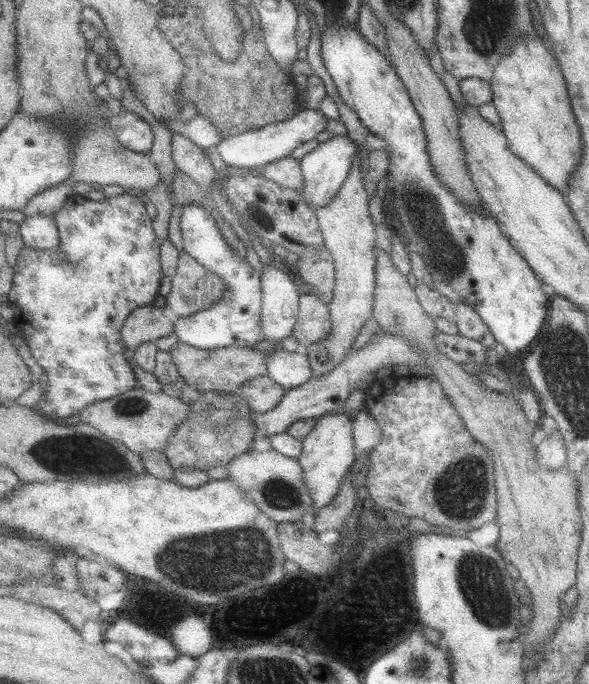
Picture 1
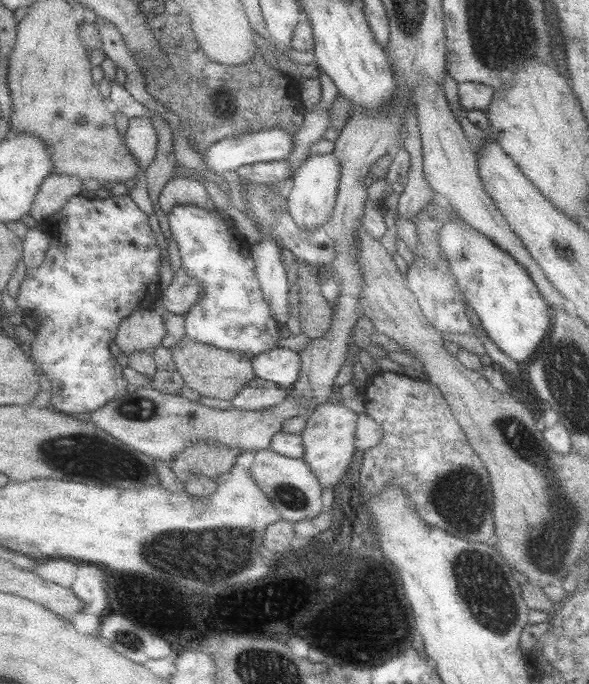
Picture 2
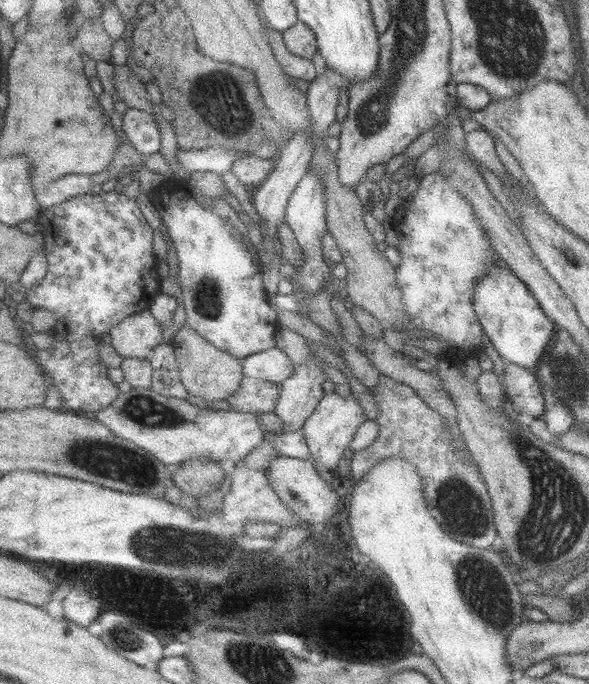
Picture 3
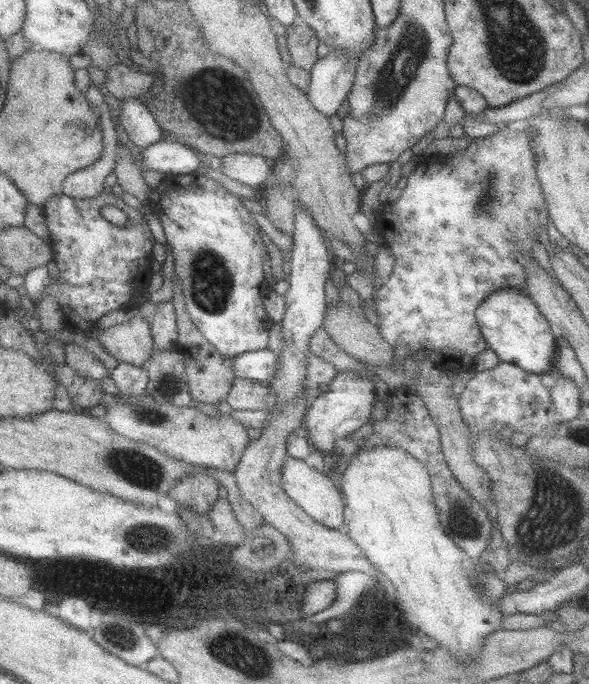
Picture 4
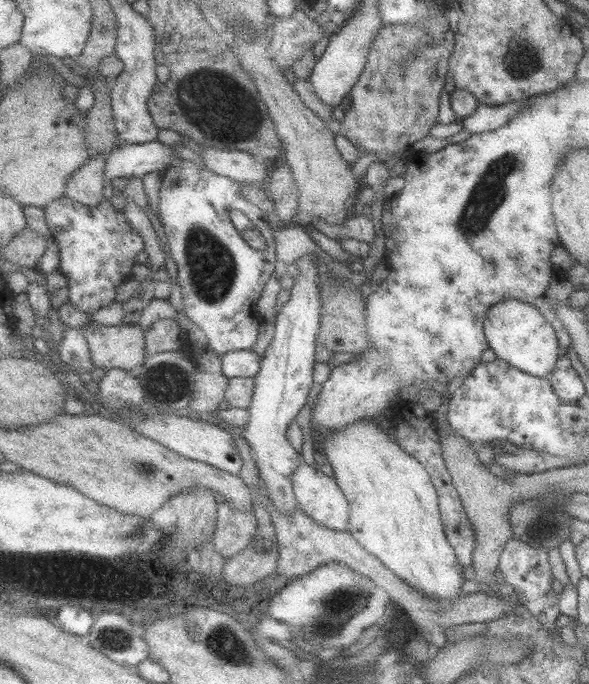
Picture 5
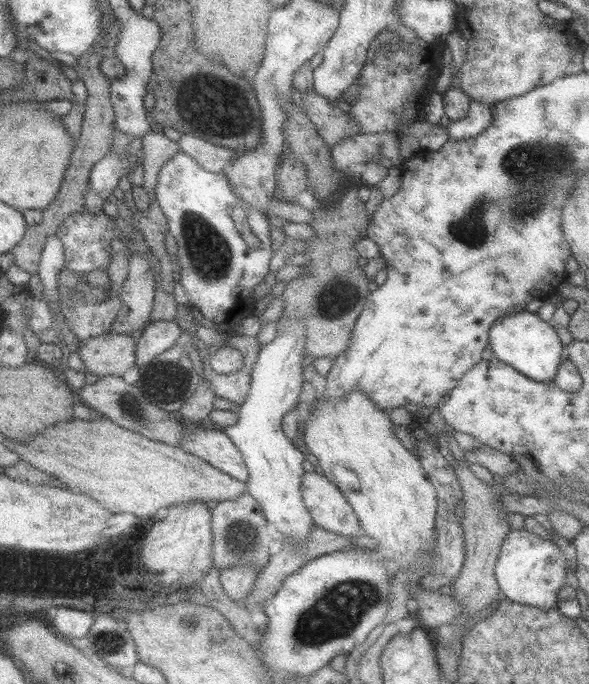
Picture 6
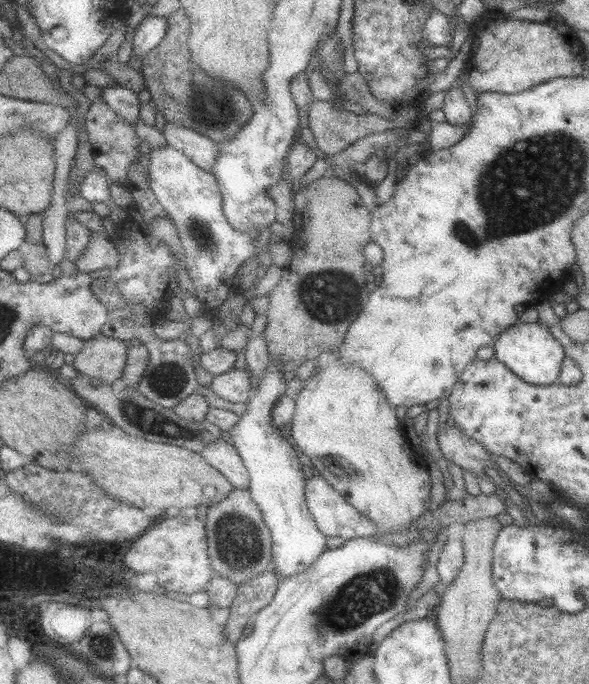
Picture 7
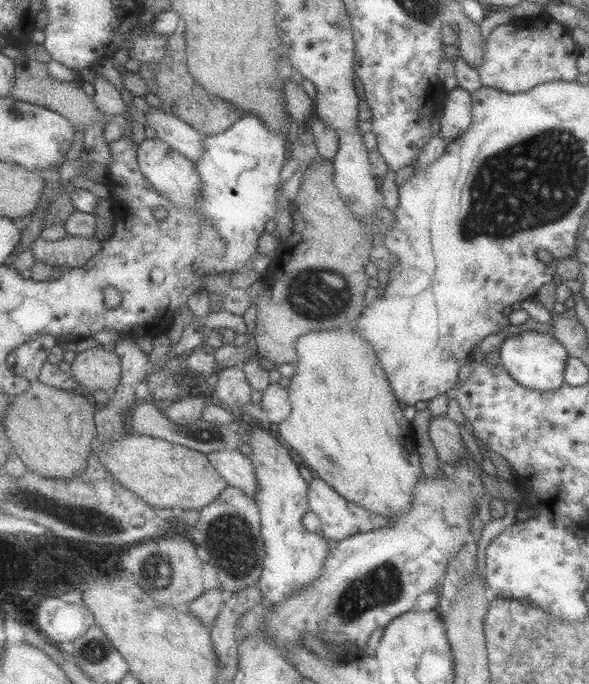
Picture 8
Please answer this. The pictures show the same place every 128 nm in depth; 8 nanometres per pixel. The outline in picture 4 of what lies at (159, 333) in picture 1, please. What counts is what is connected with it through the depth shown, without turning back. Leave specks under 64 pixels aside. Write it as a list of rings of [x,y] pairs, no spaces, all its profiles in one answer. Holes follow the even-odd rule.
[[[141,315],[107,329],[95,326],[86,334],[91,338],[97,338],[103,348],[119,363],[125,361],[144,366],[157,349],[151,330],[151,320]]]

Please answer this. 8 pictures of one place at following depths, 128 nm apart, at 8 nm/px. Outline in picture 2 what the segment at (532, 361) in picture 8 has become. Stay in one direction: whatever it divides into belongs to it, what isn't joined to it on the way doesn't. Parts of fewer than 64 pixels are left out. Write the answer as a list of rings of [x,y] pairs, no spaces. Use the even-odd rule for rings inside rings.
[[[461,218],[451,219],[441,227],[441,248],[453,277],[488,335],[511,358],[519,362],[530,360],[531,350],[541,342],[551,318],[547,301],[539,294],[530,274],[507,250]]]

